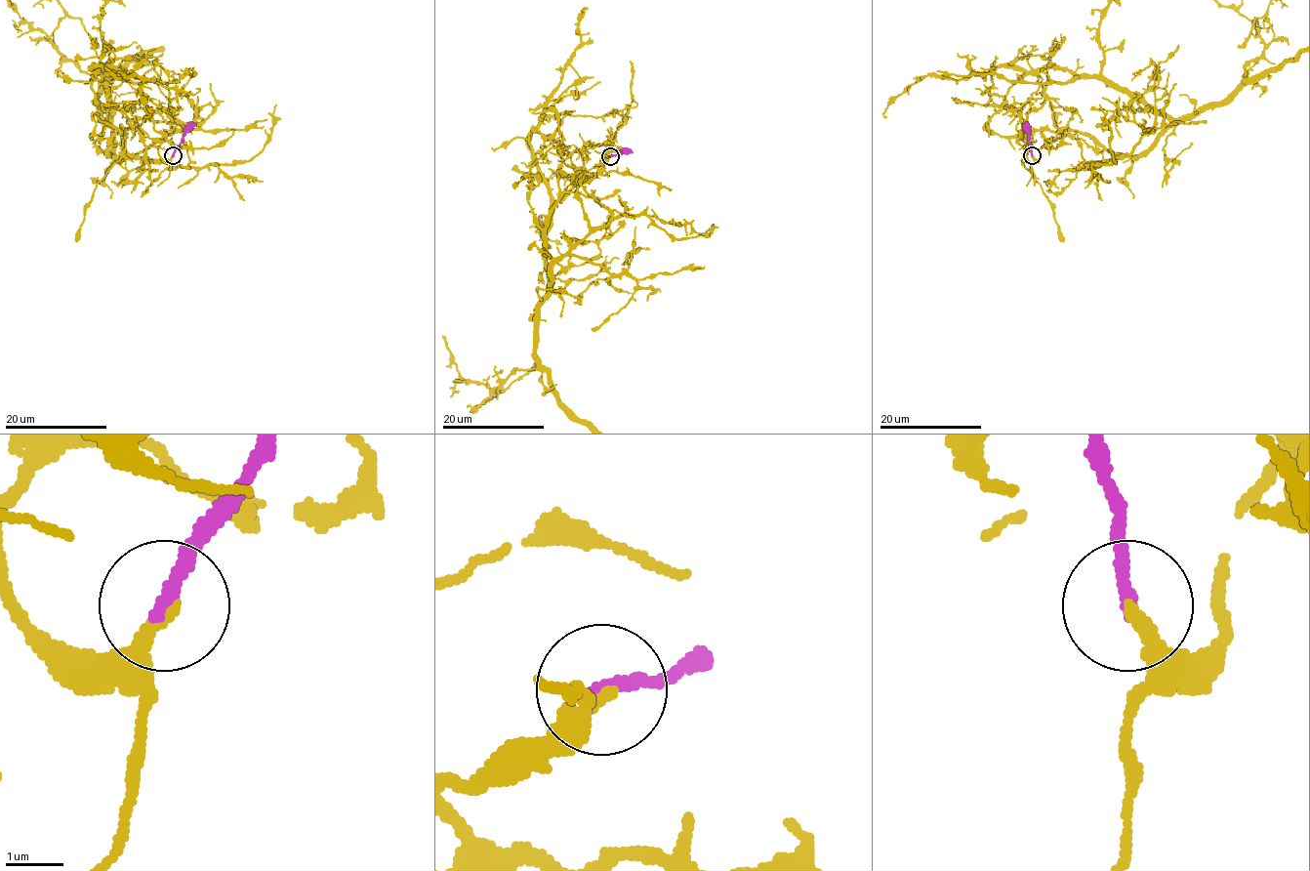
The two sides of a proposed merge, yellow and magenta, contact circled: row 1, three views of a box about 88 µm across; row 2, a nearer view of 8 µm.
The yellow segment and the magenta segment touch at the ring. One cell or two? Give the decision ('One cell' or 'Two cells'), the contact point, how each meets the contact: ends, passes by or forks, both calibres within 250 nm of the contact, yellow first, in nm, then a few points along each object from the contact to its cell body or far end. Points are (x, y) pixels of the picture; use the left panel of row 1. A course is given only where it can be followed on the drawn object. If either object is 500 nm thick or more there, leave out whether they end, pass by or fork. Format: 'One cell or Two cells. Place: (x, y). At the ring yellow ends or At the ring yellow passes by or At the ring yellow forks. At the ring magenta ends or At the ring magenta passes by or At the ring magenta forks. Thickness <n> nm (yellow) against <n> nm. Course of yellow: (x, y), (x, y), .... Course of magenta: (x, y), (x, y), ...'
Two cells. Place: (173, 155). At the ring yellow ends. At the ring magenta ends. Thickness 240 nm (yellow) against 240 nm. Course of magenta: (172, 155), (184, 130), (192, 122)

